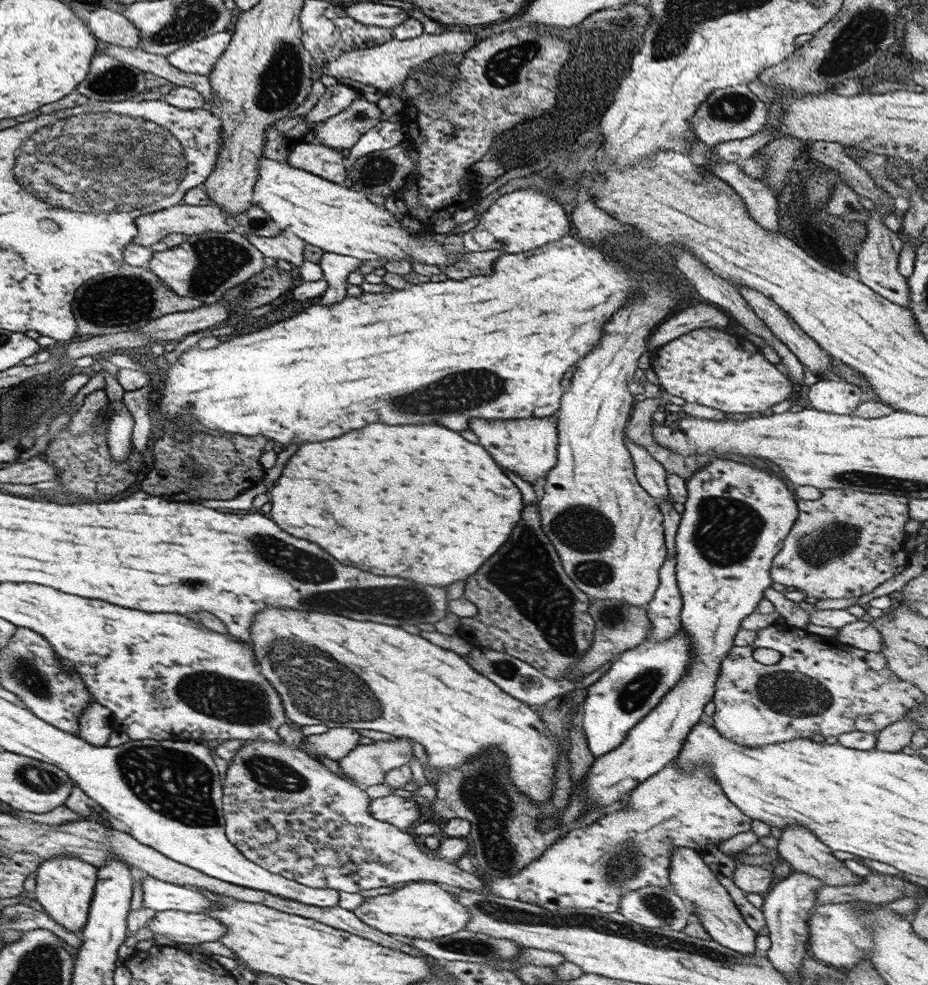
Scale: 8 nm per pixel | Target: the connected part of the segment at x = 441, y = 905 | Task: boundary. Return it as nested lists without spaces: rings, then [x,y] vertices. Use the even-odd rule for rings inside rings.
[[[419,882],[401,884],[396,891],[373,898],[364,898],[352,914],[378,932],[405,939],[432,940],[462,930],[469,921],[468,913],[438,884]]]

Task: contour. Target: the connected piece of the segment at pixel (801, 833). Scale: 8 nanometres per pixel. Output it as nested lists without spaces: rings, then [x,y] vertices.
[[[787,826],[780,832],[777,839],[776,850],[783,861],[787,861],[796,872],[811,876],[819,880],[824,886],[829,887],[855,887],[860,884],[860,877],[854,876],[836,857],[831,855],[831,851],[818,838],[813,836],[807,828],[801,826]]]

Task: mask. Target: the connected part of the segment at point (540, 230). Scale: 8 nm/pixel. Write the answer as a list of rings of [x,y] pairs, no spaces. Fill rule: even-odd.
[[[530,189],[515,190],[503,194],[479,215],[477,224],[462,233],[461,240],[466,251],[485,252],[499,250],[503,254],[515,254],[541,248],[561,236],[572,233],[569,214],[557,202]]]

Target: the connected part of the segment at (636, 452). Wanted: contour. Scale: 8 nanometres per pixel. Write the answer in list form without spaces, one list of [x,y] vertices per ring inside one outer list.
[[[625,436],[623,444],[630,453],[634,476],[641,488],[645,489],[657,502],[665,500],[665,498],[669,500],[669,491],[665,484],[666,473],[660,468],[660,465],[647,454],[645,448],[629,443]]]

